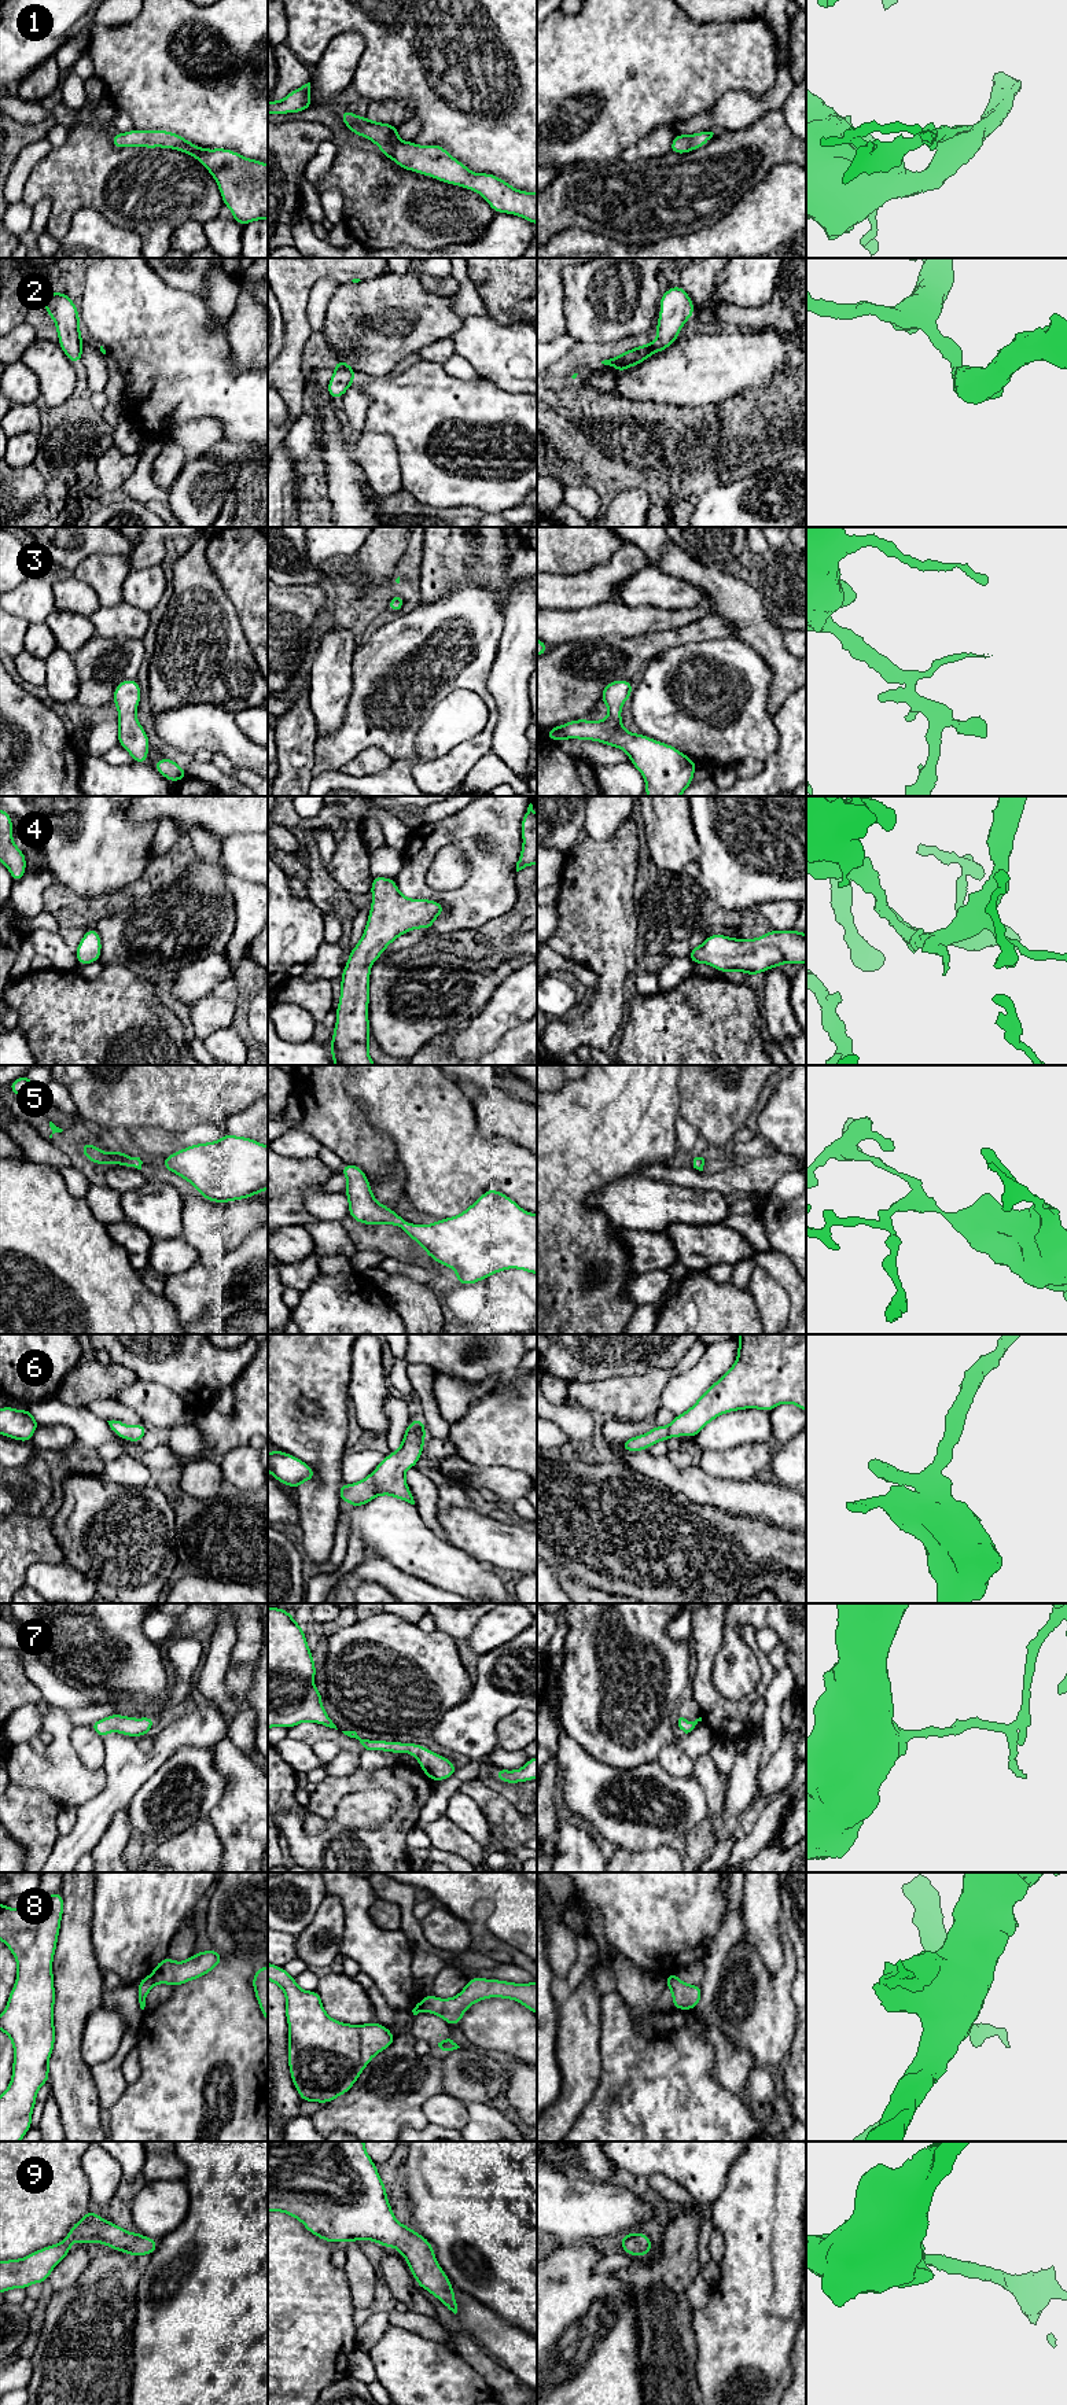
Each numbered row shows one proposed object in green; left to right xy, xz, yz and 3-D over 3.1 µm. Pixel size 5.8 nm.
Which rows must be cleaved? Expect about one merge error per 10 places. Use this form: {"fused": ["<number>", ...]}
{"fused": ["8"]}

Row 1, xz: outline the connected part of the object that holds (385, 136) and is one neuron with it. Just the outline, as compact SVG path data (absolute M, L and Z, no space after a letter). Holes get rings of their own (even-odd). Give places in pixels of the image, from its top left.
M346 110L341 111L341 118L354 135L374 141L400 167L475 191L496 213L519 216L537 225L537 192L519 191L490 173L475 174L442 146L402 143L398 128L391 124L374 122Z

